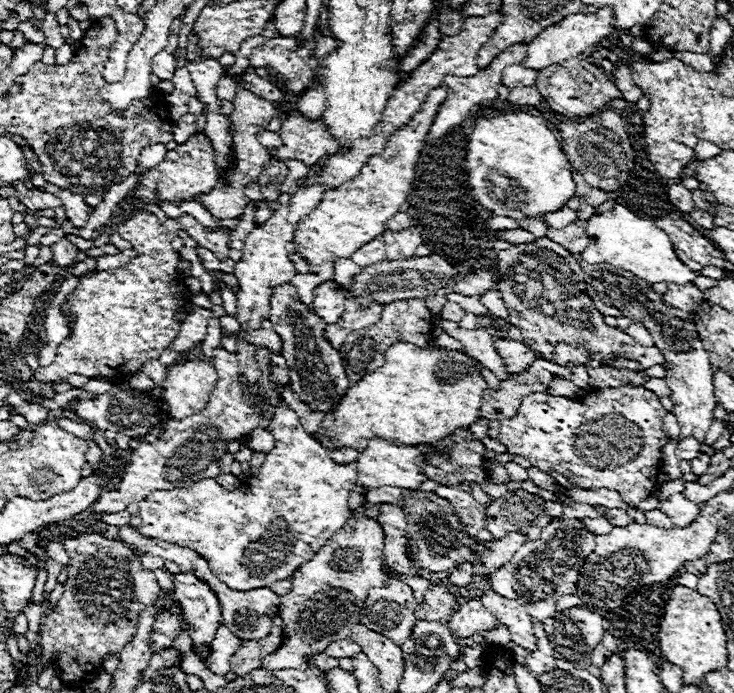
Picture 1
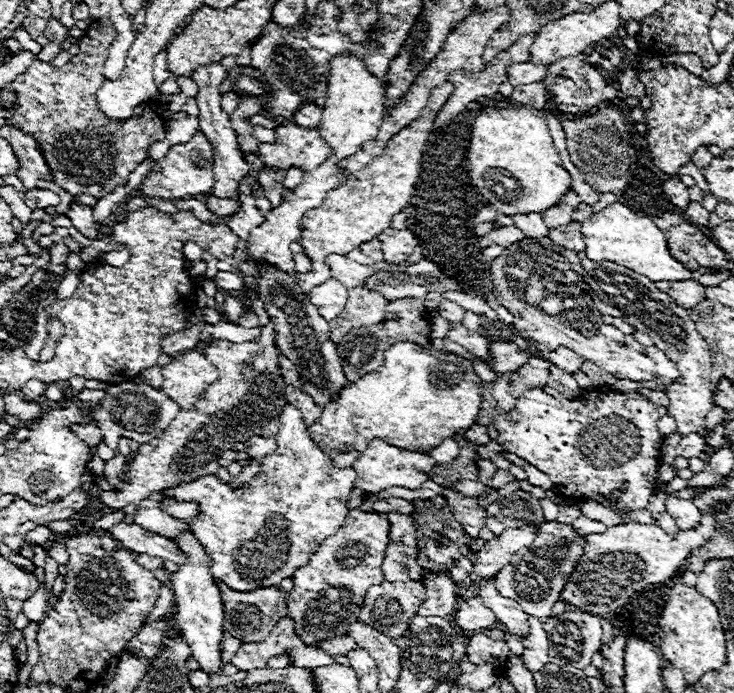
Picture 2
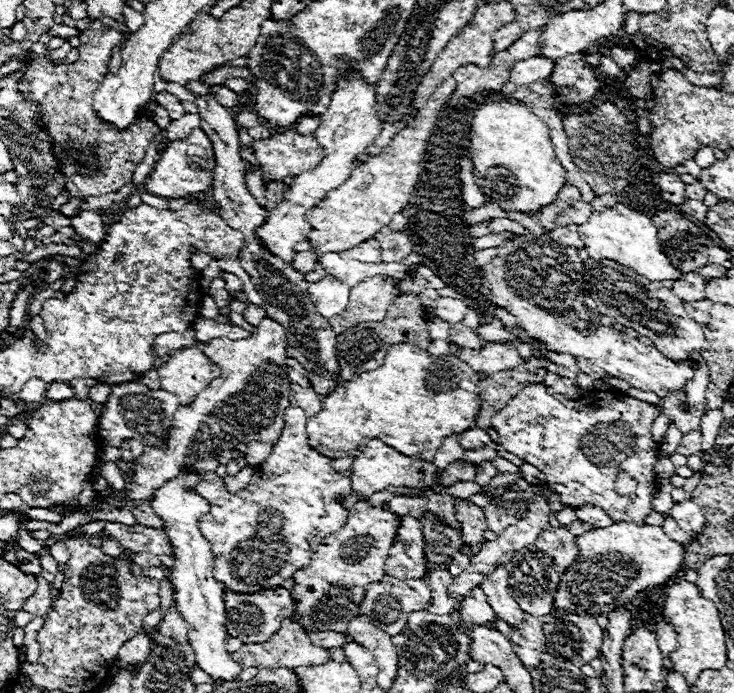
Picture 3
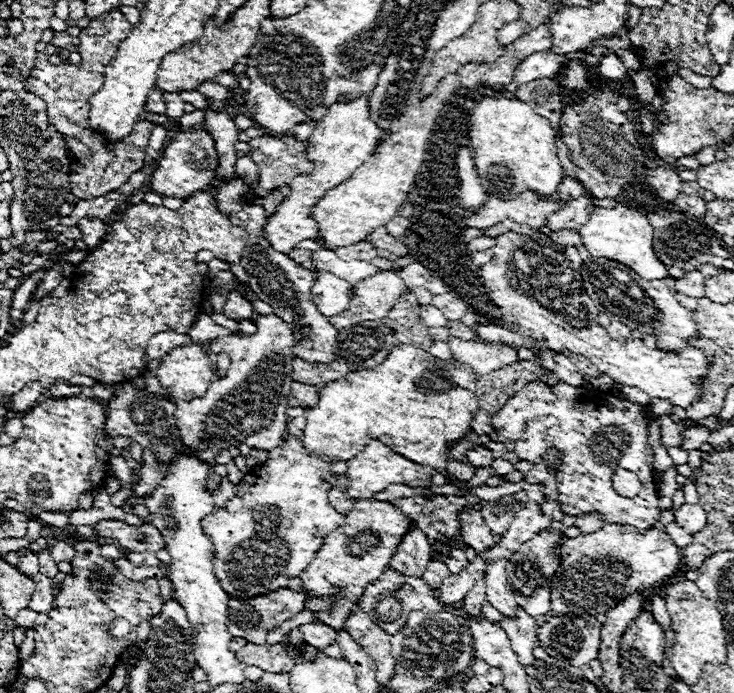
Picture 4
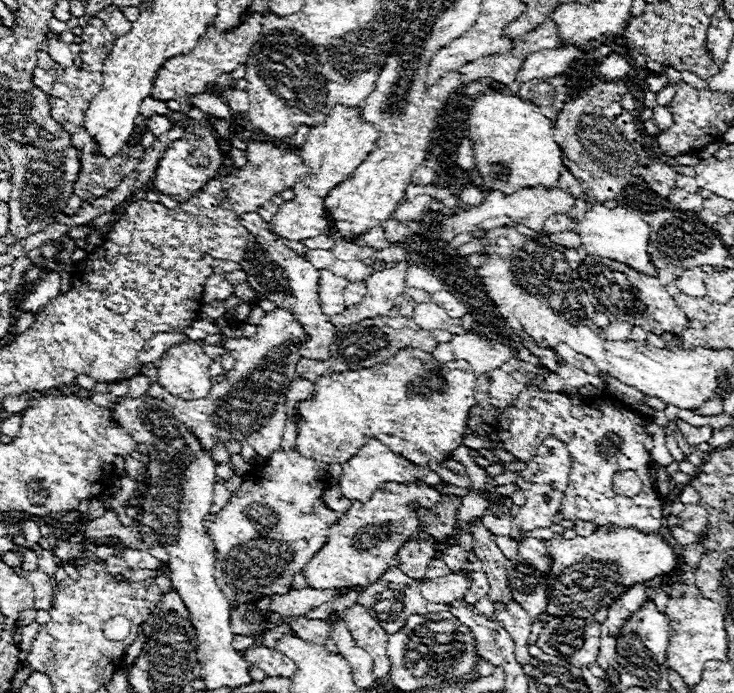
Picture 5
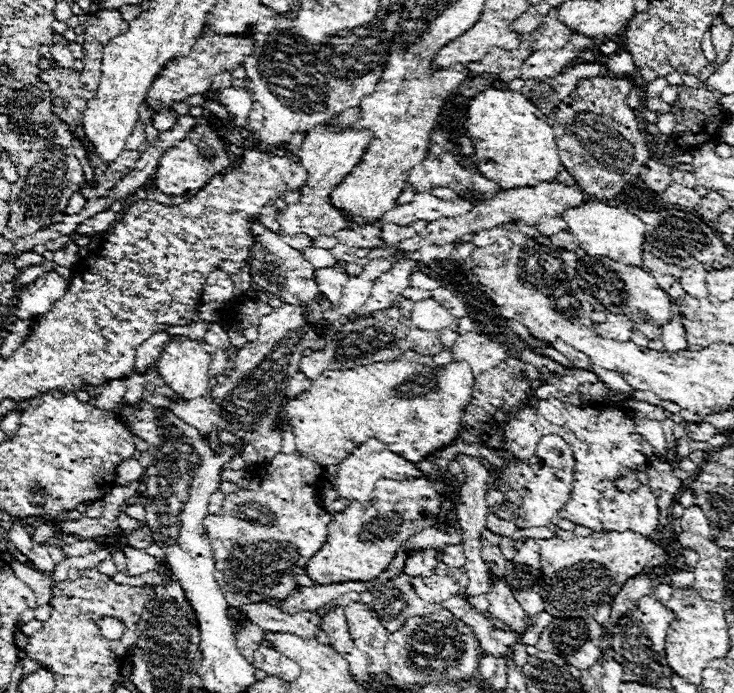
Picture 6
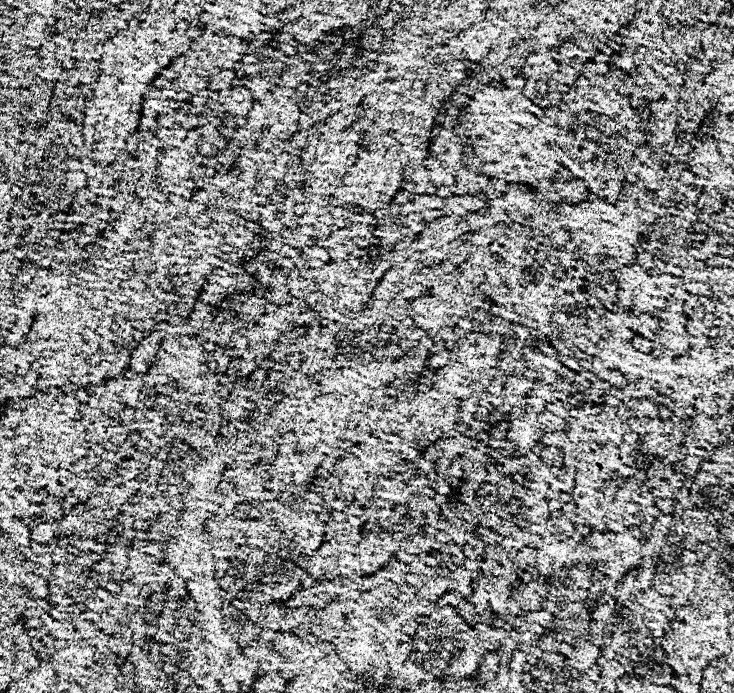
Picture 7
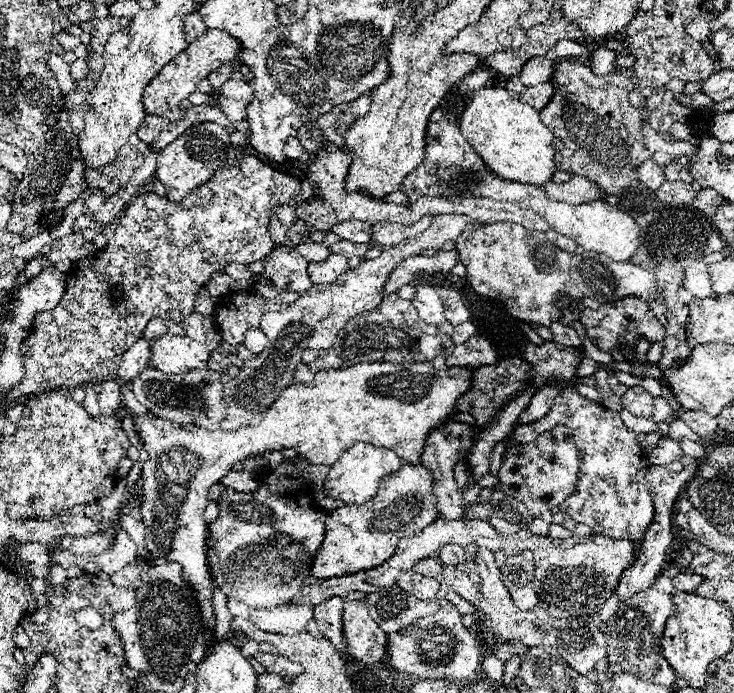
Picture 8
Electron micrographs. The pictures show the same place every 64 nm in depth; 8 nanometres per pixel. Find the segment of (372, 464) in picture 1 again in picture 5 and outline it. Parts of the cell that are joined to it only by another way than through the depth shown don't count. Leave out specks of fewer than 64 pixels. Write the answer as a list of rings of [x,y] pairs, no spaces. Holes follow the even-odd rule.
[[[368,440],[366,446],[362,446],[358,450],[356,456],[352,456],[348,462],[342,464],[344,466],[344,472],[338,480],[340,484],[340,490],[342,494],[348,498],[348,500],[358,500],[358,502],[366,502],[370,500],[370,496],[378,490],[380,484],[384,482],[398,482],[398,484],[412,484],[412,482],[424,482],[428,486],[438,486],[442,484],[442,478],[434,472],[434,470],[428,470],[428,468],[422,468],[422,466],[416,466],[412,464],[410,460],[390,452],[382,442],[378,440]]]

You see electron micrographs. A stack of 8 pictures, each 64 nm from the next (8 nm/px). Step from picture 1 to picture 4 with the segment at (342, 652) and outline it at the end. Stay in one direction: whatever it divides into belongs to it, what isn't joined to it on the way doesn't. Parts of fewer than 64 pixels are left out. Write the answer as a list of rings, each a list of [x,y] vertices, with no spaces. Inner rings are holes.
[[[320,622],[302,624],[300,630],[302,630],[302,634],[304,634],[304,640],[306,640],[310,646],[326,648],[326,646],[330,646],[330,644],[336,644],[338,632],[336,632],[334,628],[328,628],[326,624],[320,624]]]

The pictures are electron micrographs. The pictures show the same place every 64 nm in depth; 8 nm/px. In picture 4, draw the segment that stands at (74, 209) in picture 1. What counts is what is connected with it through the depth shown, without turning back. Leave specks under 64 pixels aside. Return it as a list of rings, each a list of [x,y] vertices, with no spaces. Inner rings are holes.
[[[82,218],[78,224],[76,224],[82,232],[82,240],[90,246],[90,248],[96,248],[98,244],[102,244],[104,240],[104,234],[106,234],[106,224],[100,220],[100,218]]]

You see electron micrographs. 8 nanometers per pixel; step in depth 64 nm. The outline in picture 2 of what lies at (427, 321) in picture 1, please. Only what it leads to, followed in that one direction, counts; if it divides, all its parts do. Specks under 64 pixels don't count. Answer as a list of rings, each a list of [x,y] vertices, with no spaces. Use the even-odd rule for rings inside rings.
[[[400,298],[400,300],[394,300],[386,306],[386,320],[382,320],[382,324],[350,330],[344,336],[344,340],[338,344],[340,360],[342,360],[344,374],[346,374],[348,382],[354,382],[364,374],[374,372],[370,368],[380,366],[382,364],[382,352],[388,350],[396,342],[414,342],[418,346],[430,346],[430,328],[428,328],[428,320],[424,318],[422,310],[426,310],[422,300]]]

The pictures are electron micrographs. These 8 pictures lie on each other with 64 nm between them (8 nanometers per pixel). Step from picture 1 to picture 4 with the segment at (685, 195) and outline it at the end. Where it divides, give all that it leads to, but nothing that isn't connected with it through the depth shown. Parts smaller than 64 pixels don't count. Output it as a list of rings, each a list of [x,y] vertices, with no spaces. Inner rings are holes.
[[[668,166],[666,168],[652,168],[652,170],[646,170],[644,174],[646,174],[648,184],[658,192],[658,196],[668,202],[674,202],[678,198],[678,194],[682,192],[682,180]]]

